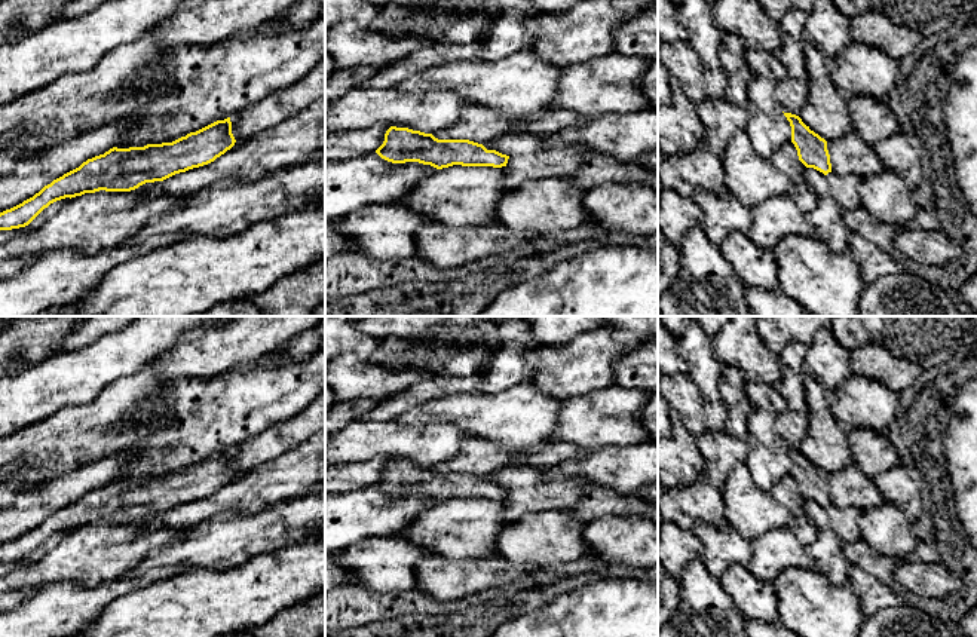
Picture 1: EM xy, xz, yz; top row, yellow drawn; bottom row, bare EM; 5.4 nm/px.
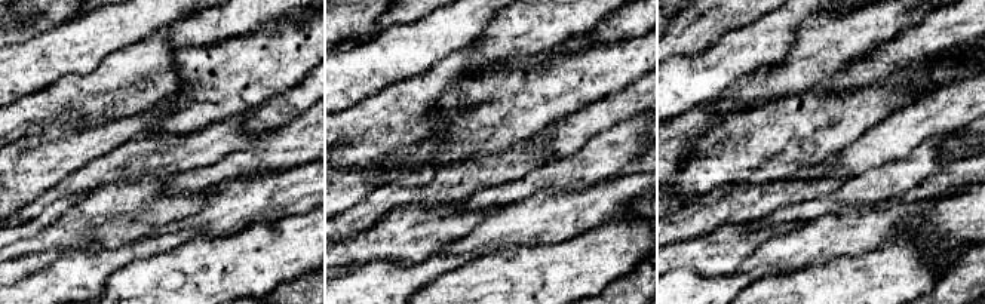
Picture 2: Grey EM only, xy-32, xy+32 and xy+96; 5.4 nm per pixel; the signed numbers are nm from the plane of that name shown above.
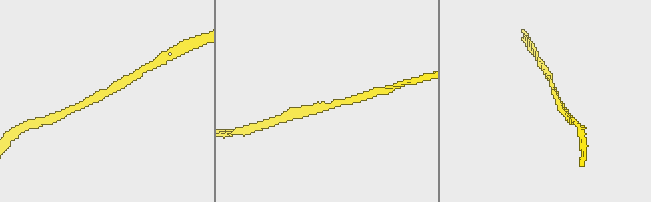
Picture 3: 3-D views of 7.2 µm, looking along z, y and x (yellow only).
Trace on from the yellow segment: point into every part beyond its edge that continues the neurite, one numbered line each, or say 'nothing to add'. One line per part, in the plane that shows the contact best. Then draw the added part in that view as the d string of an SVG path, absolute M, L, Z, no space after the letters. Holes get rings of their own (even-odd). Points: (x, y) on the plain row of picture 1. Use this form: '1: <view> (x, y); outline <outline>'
nothing to add

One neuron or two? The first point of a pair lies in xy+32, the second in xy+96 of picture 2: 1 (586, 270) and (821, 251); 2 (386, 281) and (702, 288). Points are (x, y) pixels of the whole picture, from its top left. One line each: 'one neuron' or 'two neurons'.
1: two neurons
2: one neuron

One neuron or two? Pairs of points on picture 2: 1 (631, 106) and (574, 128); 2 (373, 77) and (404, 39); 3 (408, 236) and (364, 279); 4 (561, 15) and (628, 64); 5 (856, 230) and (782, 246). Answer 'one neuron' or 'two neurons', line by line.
1: one neuron
2: one neuron
3: two neurons
4: two neurons
5: one neuron

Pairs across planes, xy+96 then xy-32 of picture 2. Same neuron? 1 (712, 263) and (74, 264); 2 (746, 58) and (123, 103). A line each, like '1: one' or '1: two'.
1: two
2: two

